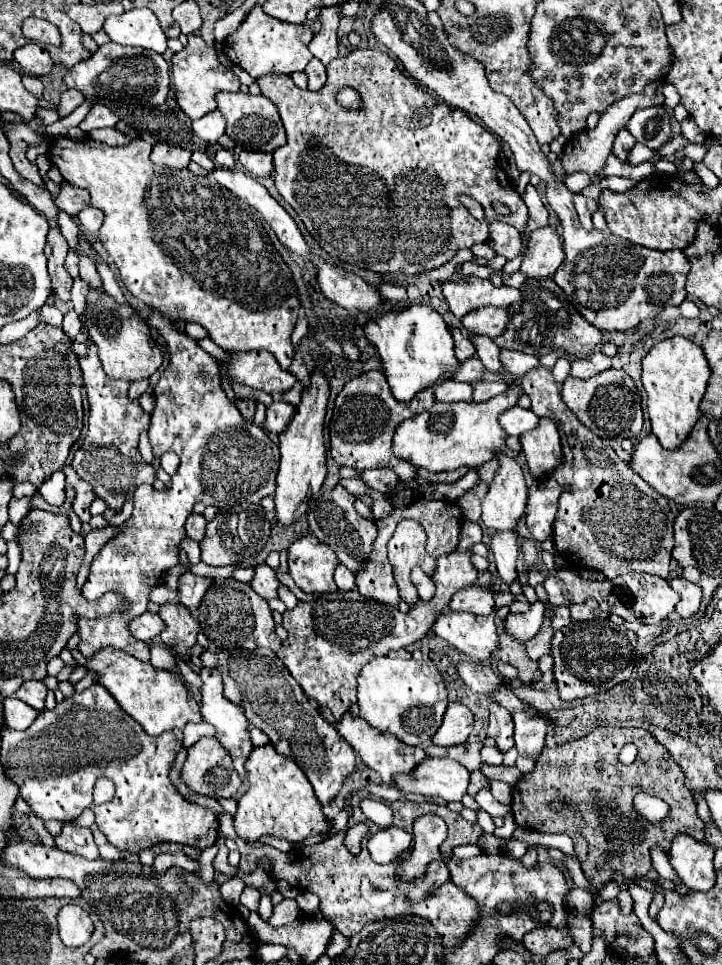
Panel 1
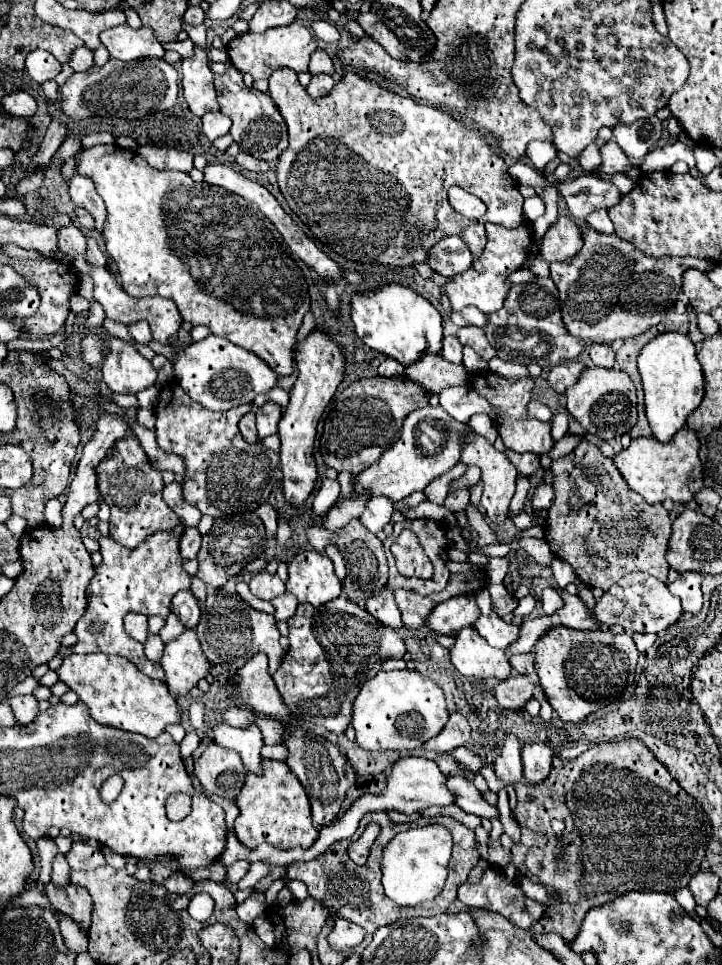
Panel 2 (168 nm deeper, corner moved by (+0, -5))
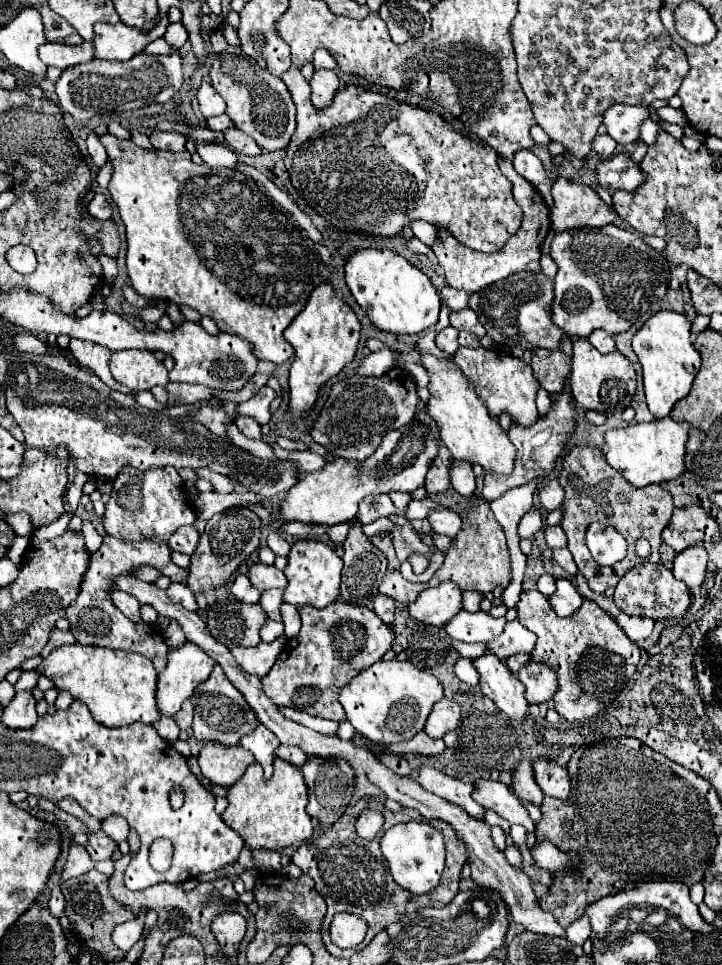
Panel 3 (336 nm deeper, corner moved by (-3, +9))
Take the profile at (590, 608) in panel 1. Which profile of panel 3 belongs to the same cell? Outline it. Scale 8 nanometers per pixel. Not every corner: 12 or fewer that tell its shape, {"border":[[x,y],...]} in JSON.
{"border":[[558,577],[548,601],[558,617],[570,617],[584,599],[572,581]]}

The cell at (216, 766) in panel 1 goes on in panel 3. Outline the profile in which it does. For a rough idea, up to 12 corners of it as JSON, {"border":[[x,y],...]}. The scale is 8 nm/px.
{"border":[[206,741],[198,763],[210,783],[230,787],[254,757],[242,745]]}

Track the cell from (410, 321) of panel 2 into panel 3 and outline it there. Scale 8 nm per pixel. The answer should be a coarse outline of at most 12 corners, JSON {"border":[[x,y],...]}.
{"border":[[388,249],[346,263],[372,325],[418,335],[438,323],[430,279]]}

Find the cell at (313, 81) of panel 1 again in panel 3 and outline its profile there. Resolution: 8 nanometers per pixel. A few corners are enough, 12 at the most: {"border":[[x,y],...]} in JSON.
{"border":[[316,69],[310,81],[314,107],[330,105],[340,79]]}

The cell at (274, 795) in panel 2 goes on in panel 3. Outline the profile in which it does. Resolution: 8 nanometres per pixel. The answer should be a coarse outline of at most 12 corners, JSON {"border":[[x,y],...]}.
{"border":[[280,757],[252,763],[222,813],[252,849],[312,839],[308,789]]}

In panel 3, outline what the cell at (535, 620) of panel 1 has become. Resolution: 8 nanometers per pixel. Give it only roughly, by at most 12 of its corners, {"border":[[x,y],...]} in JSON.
{"border":[[460,611],[444,629],[452,639],[496,639],[506,617]]}

